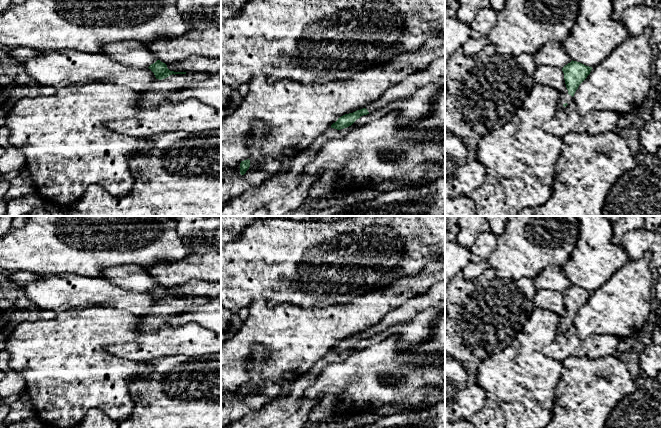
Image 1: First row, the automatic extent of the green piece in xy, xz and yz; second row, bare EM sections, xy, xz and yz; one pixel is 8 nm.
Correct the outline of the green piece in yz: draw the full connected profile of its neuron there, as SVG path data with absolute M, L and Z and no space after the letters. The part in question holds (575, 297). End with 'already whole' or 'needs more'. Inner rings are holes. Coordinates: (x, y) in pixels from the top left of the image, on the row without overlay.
M573 284L562 292L568 316L560 317L559 332L566 331L572 325L579 309L587 302L591 294L592 291Z | needs more

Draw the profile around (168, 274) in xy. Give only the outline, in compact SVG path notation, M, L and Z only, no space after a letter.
M174 216L177 234L192 247L192 252L185 259L173 262L155 263L146 267L148 272L165 288L185 284L189 280L221 282L221 216Z

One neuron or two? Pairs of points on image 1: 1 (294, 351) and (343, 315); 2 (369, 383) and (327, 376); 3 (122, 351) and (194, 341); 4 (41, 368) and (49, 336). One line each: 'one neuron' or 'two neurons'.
1: one neuron
2: one neuron
3: one neuron
4: one neuron

